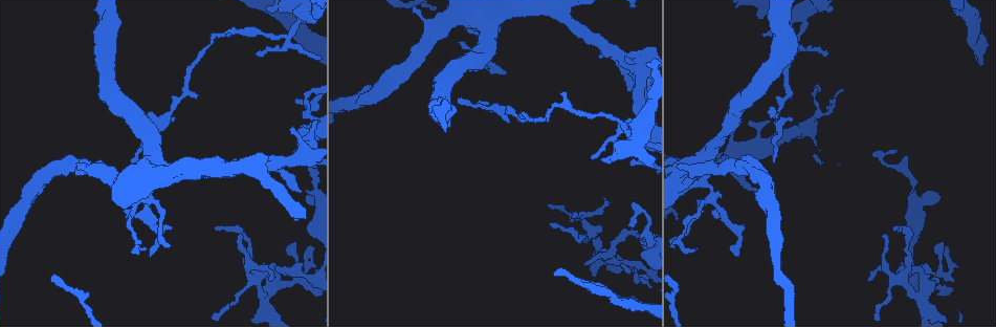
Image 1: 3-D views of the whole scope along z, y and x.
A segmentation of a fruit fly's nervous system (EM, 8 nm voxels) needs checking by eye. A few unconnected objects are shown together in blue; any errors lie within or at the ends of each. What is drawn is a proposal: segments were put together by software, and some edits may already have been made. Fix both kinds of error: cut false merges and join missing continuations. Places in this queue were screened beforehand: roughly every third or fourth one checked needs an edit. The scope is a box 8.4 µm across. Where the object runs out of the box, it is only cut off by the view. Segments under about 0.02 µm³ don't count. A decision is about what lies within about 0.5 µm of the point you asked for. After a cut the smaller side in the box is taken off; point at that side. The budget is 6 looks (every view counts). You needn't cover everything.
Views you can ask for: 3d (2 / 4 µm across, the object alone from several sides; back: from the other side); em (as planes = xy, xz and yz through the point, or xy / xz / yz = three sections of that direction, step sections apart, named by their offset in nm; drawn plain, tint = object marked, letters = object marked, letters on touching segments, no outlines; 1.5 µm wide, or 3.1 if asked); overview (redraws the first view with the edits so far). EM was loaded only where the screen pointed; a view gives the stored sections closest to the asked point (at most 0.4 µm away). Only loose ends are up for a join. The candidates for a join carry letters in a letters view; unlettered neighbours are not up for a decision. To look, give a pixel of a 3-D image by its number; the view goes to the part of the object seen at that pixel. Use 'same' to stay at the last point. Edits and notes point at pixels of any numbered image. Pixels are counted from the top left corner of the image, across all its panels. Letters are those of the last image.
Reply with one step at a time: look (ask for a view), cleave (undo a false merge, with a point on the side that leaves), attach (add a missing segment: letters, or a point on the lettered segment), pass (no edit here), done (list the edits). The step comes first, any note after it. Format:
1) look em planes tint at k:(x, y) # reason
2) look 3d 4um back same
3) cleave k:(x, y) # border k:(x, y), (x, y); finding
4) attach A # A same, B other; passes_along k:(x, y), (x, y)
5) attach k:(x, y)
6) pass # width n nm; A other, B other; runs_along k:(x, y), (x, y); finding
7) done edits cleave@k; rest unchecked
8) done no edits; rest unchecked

look em planes tint at 1:(301, 13) # abrupt turn

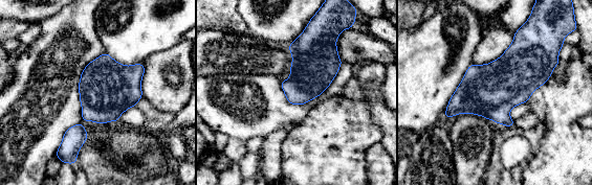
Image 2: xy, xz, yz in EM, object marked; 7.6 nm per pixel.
look em planes letters same

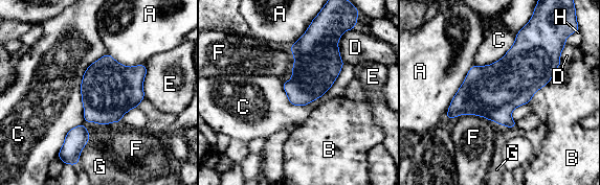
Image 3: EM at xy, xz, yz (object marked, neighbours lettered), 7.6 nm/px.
pass # longest_contact C 550 nm; A other, B other, C other, D other, E other, F other, G other, H other; border 3:(343, 63), (320, 96), (288, 101); one neuron here

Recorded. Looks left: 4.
look em planes tint at 1:(222, 34) # abrupt turn

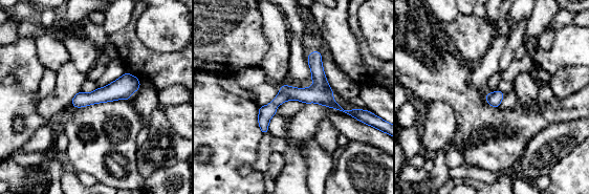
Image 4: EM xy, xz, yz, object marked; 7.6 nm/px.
look em planes letters same

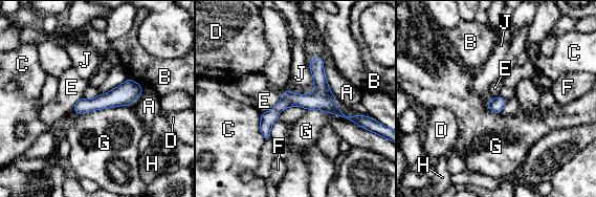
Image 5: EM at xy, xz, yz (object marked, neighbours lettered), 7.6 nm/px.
pass # A other, B other, C other, D other, E other, F other, G other, H other, J other; border 5:(307, 109), (335, 113), (362, 128); one neuron here

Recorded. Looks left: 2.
done no edits; rest unchecked

